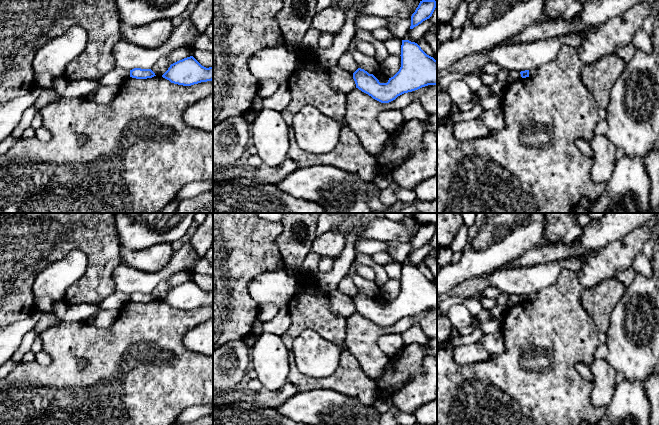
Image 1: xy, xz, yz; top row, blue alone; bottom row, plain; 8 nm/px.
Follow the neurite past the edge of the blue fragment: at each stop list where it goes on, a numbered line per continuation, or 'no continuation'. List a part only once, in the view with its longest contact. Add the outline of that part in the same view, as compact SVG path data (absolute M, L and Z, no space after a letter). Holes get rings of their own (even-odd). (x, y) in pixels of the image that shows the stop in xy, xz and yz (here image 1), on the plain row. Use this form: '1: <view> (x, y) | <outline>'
no continuation

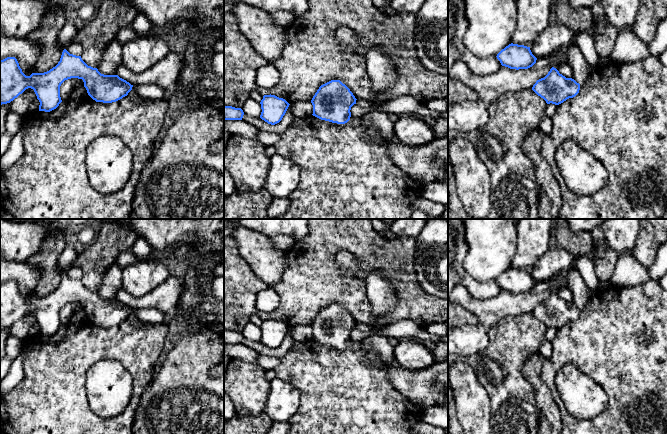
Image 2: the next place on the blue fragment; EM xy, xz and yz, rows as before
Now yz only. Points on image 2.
no continuation

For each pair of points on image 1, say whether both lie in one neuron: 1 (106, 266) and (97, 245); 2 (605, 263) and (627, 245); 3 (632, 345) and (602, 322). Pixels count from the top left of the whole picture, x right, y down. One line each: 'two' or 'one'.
1: one
2: one
3: two

